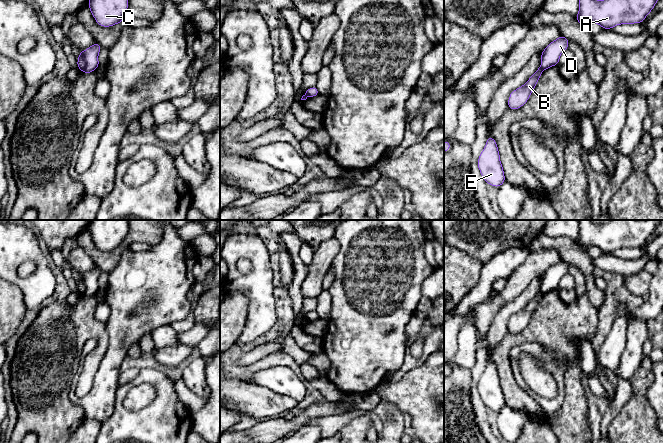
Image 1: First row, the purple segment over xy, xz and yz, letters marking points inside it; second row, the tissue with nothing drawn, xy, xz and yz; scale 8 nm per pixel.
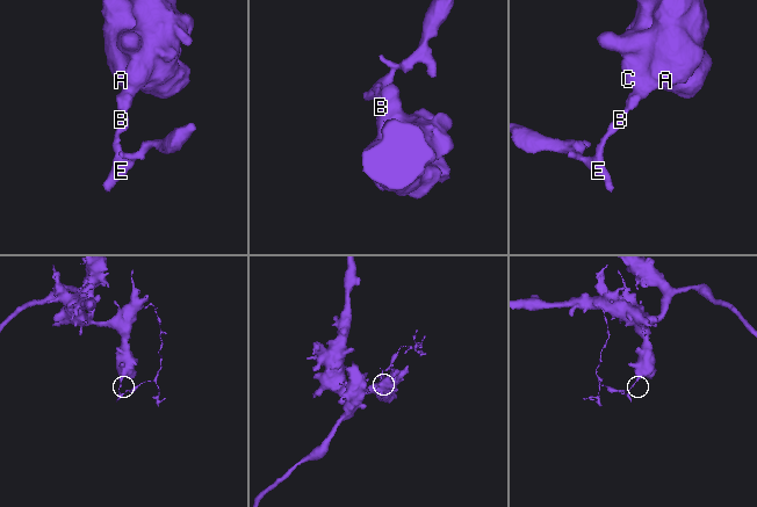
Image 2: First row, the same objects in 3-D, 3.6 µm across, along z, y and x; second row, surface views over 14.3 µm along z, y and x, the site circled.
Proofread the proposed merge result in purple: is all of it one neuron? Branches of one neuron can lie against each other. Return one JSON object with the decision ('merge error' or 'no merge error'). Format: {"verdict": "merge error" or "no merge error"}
{"verdict": "merge error"}

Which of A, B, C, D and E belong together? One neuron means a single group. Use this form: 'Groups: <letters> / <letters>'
Groups: A C D / B E

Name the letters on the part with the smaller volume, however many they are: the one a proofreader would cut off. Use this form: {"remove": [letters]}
{"remove": ["B", "E"]}

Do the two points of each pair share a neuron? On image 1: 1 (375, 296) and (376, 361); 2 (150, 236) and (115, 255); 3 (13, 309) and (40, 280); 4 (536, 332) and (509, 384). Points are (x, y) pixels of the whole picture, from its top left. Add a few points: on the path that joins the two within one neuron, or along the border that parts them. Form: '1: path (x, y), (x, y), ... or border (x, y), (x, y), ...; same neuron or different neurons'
1: path (374, 312), (374, 345); same neuron
2: path (141, 236), (134, 236), (124, 246); same neuron
3: border (10, 282), (19, 288), (24, 304), (28, 308); different neurons
4: path (519, 337), (514, 339), (504, 349), (504, 367); same neuron

